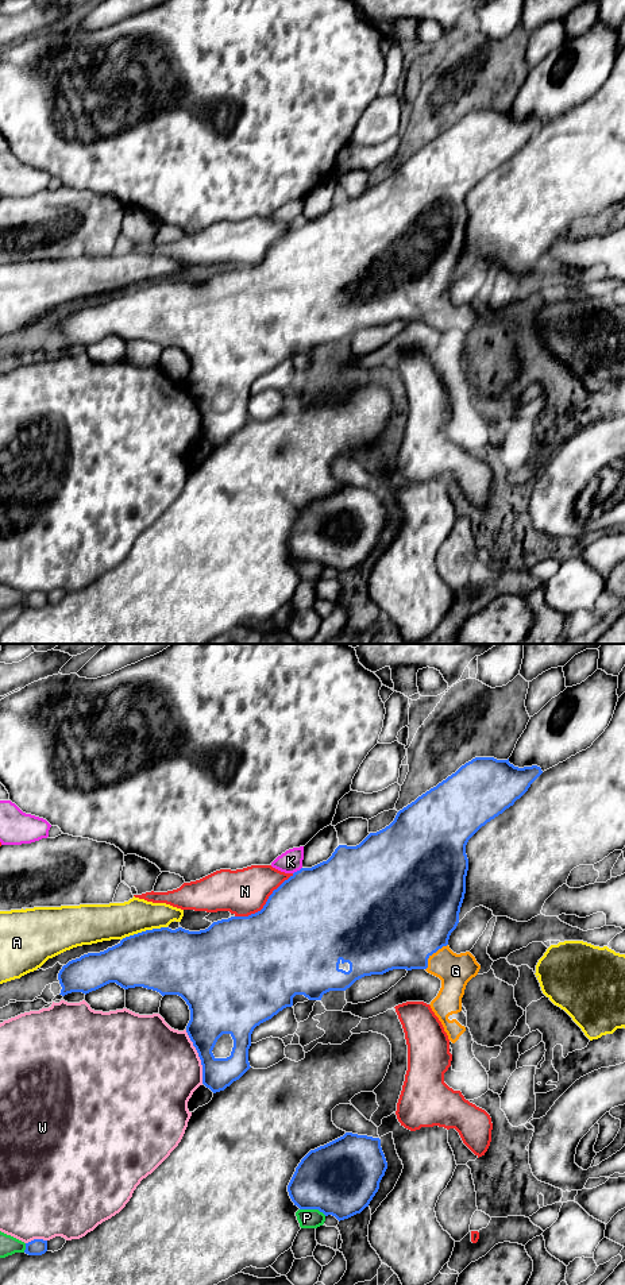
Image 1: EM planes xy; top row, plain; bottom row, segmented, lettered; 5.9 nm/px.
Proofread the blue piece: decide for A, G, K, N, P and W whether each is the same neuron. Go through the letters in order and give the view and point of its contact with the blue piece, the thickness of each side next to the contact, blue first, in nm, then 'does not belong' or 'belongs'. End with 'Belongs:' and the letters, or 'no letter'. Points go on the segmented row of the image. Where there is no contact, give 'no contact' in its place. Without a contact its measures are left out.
A: xy (143, 932) | 380/220 nm | does not belong
G: xy (432, 953) | 500/200 nm | belongs
K: xy (297, 871) | 480/140 nm | does not belong
N: xy (266, 903) | 500/280 nm | does not belong
P: xy (313, 1208) | 440/110 nm | does not belong
W: xy (199, 1056) | 260/480 nm | does not belong
Belongs: G

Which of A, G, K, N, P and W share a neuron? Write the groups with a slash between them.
A / G / K / N / P / W

